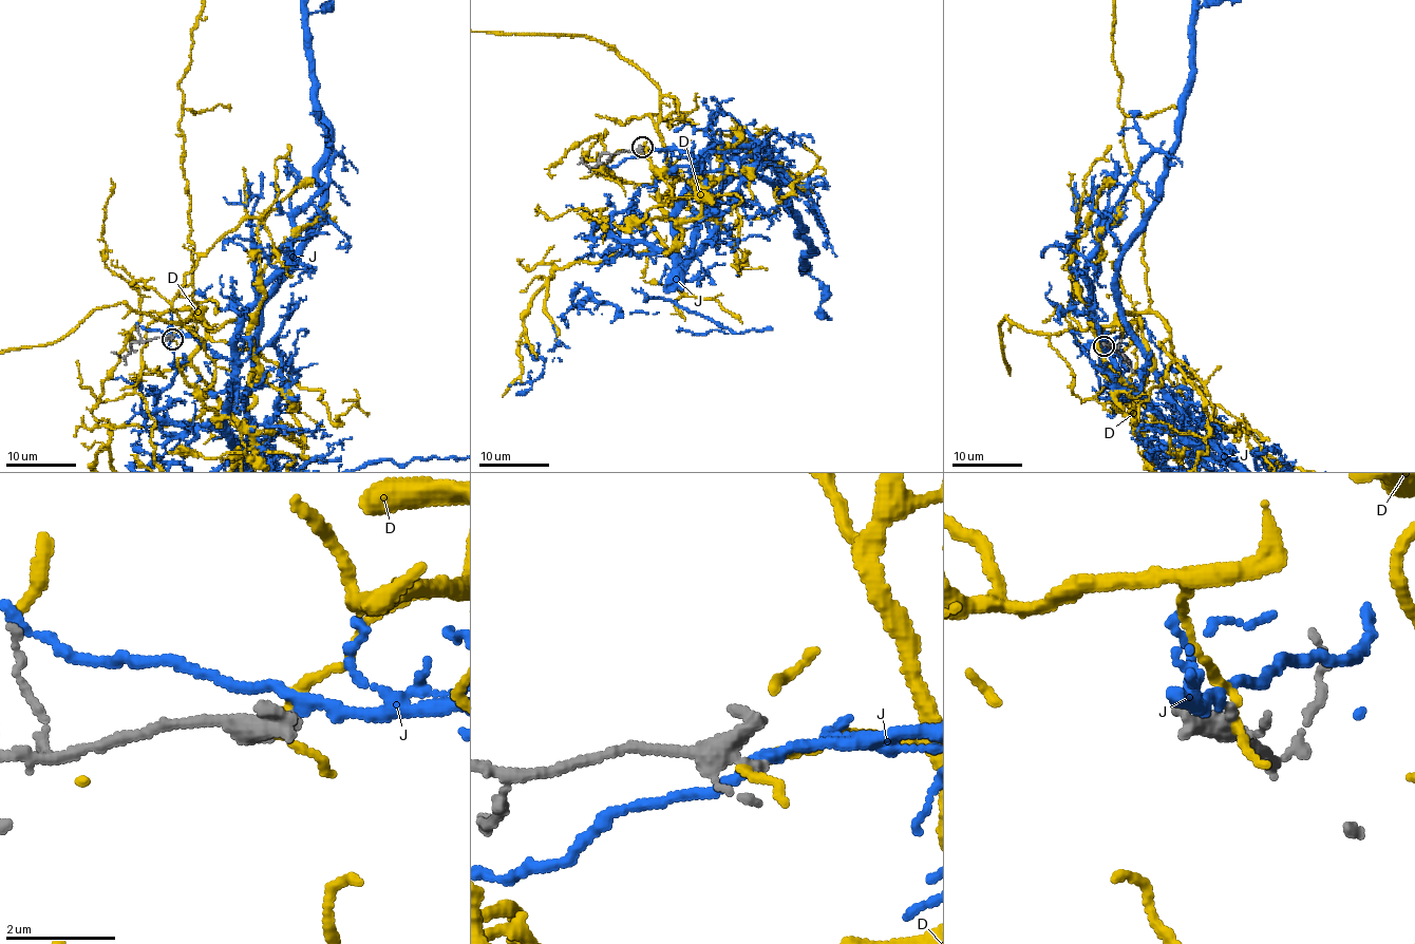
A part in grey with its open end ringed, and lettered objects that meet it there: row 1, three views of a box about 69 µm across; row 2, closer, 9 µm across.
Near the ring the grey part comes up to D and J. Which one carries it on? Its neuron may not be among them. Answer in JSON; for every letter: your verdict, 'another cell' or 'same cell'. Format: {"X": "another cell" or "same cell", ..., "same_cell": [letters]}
{"D": "another cell", "J": "another cell", "same_cell": []}

